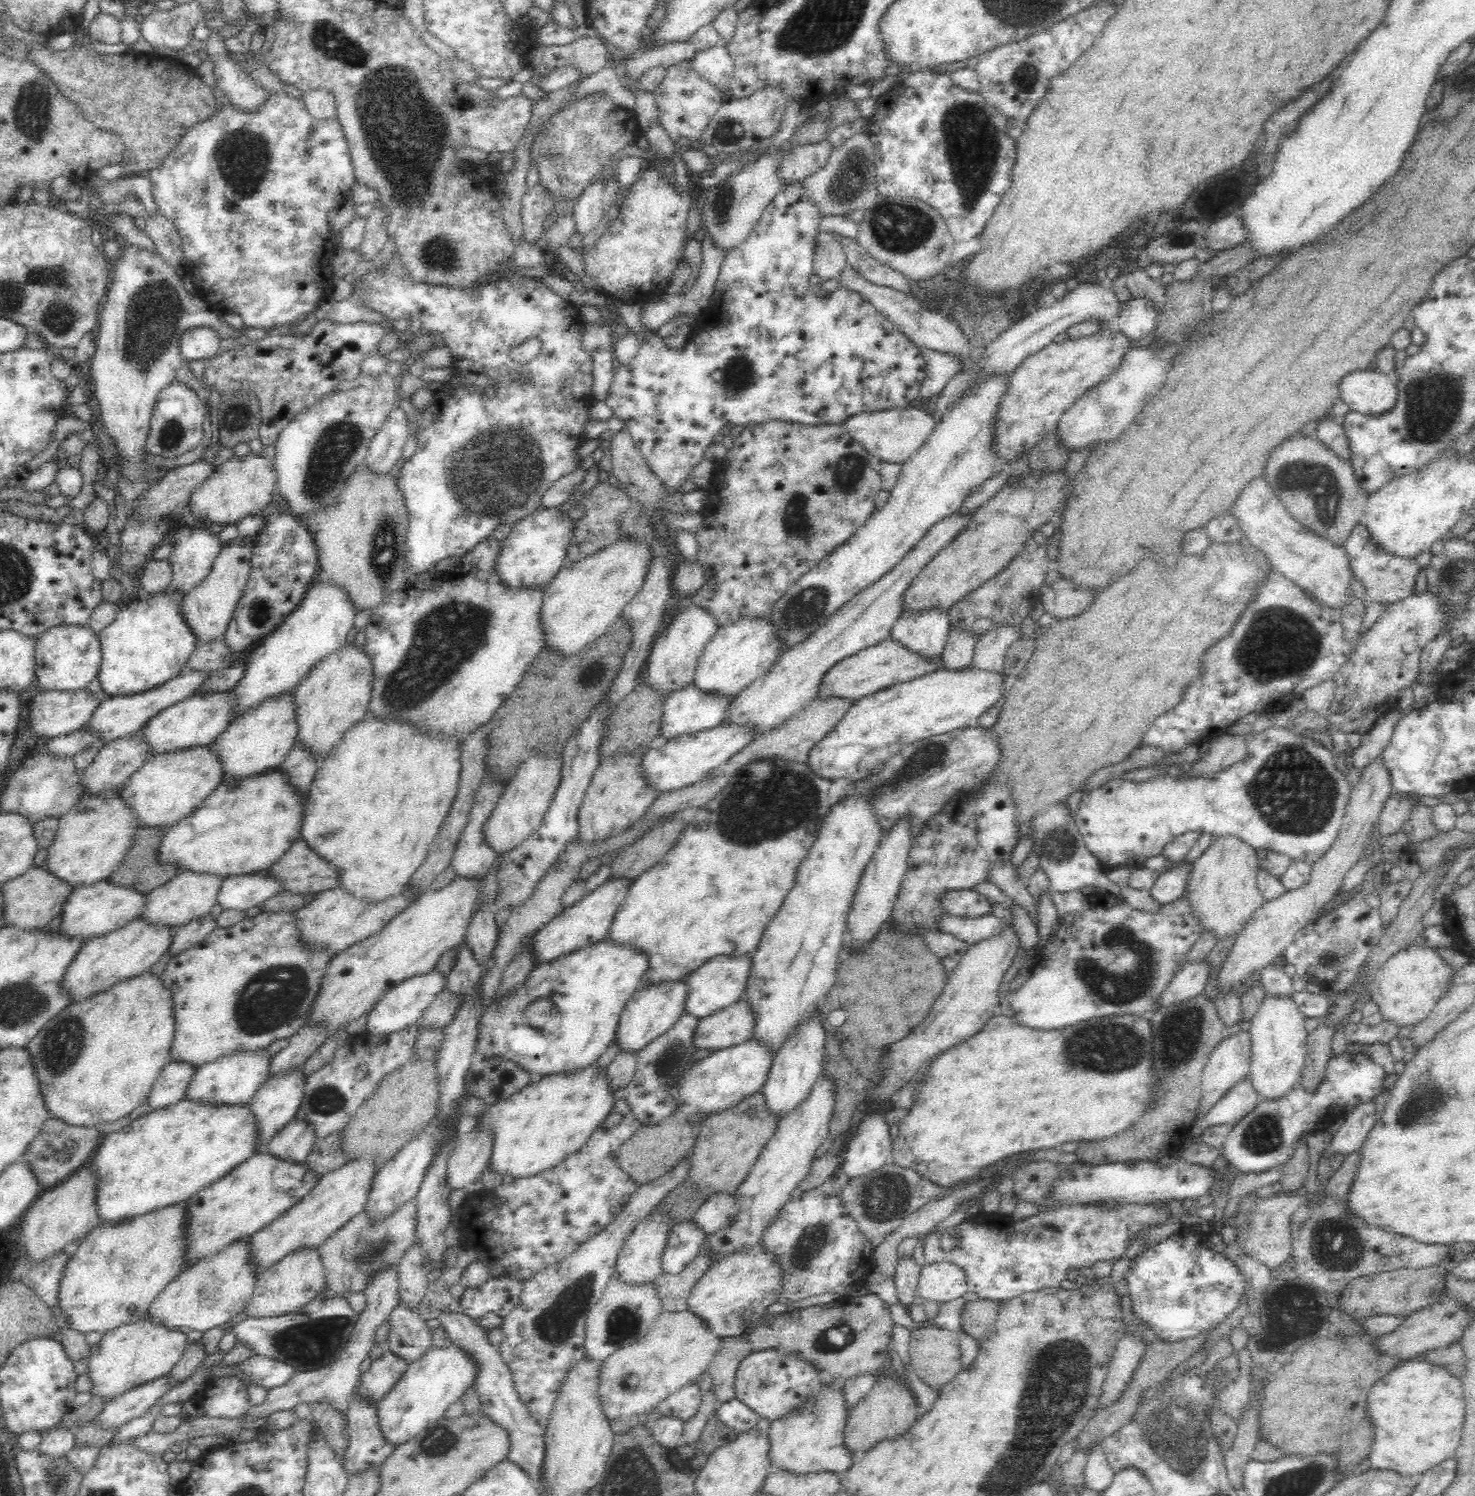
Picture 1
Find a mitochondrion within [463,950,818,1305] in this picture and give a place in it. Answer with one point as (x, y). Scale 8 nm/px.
(666, 1067)

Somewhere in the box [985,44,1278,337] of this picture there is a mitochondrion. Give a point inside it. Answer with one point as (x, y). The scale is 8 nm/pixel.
(1024, 74)

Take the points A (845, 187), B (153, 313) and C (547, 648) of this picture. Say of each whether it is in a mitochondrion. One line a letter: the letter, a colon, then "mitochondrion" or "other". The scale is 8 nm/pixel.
A: mitochondrion
B: mitochondrion
C: other

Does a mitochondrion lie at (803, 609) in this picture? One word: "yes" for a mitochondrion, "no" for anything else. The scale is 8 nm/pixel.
yes

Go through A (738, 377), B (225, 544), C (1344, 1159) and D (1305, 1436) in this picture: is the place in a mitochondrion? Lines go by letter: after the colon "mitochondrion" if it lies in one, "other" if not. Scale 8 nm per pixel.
A: mitochondrion
B: other
C: other
D: other

